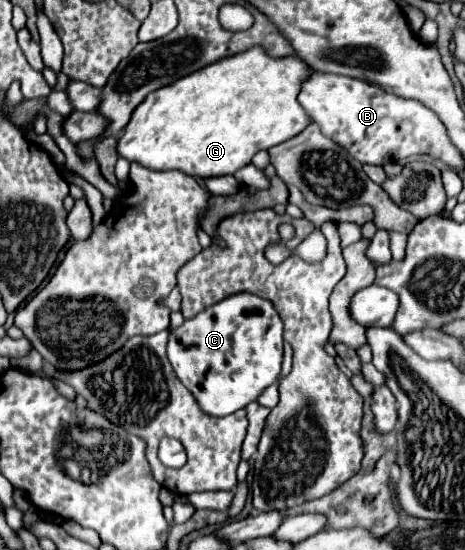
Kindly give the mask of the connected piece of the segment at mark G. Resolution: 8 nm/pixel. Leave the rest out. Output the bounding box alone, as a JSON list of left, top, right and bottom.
[116,49,310,179]

